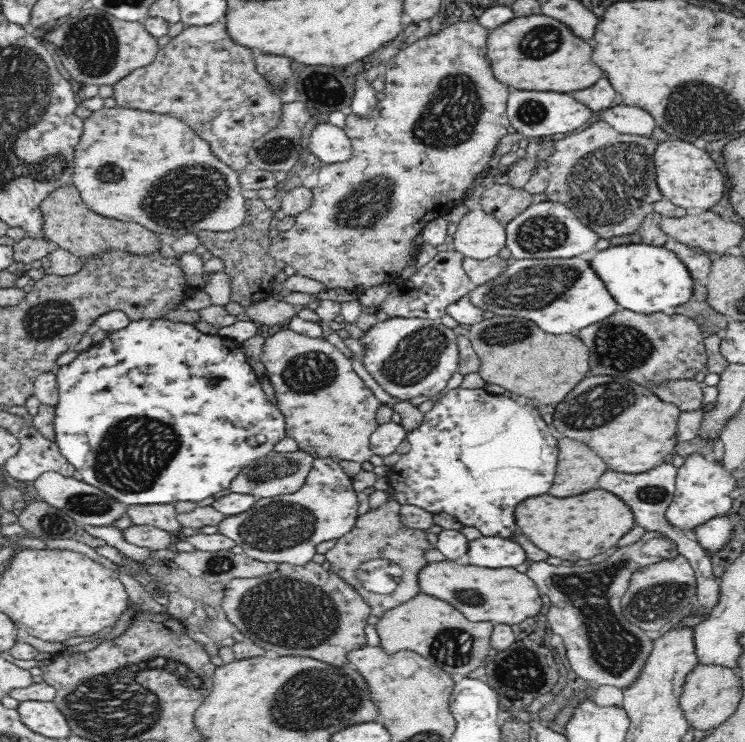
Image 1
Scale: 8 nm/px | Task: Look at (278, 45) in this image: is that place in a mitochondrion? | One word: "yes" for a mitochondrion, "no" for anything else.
no

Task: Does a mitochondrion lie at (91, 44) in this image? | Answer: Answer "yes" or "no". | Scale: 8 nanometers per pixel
yes

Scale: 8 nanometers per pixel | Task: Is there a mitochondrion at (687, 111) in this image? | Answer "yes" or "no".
yes

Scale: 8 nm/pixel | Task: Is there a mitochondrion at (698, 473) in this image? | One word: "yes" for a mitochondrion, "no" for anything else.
no

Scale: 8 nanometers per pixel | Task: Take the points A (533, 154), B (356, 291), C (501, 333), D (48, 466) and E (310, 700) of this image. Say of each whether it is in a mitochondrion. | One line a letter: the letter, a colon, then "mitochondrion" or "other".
A: other
B: other
C: mitochondrion
D: other
E: mitochondrion

